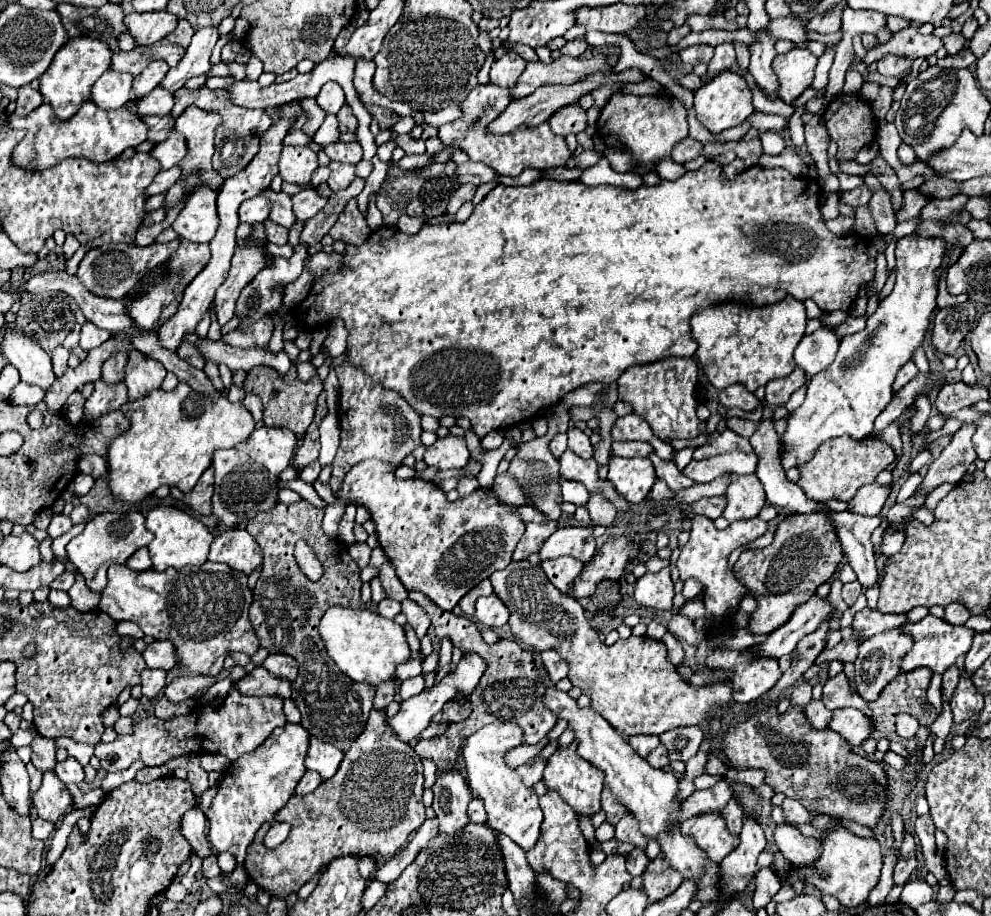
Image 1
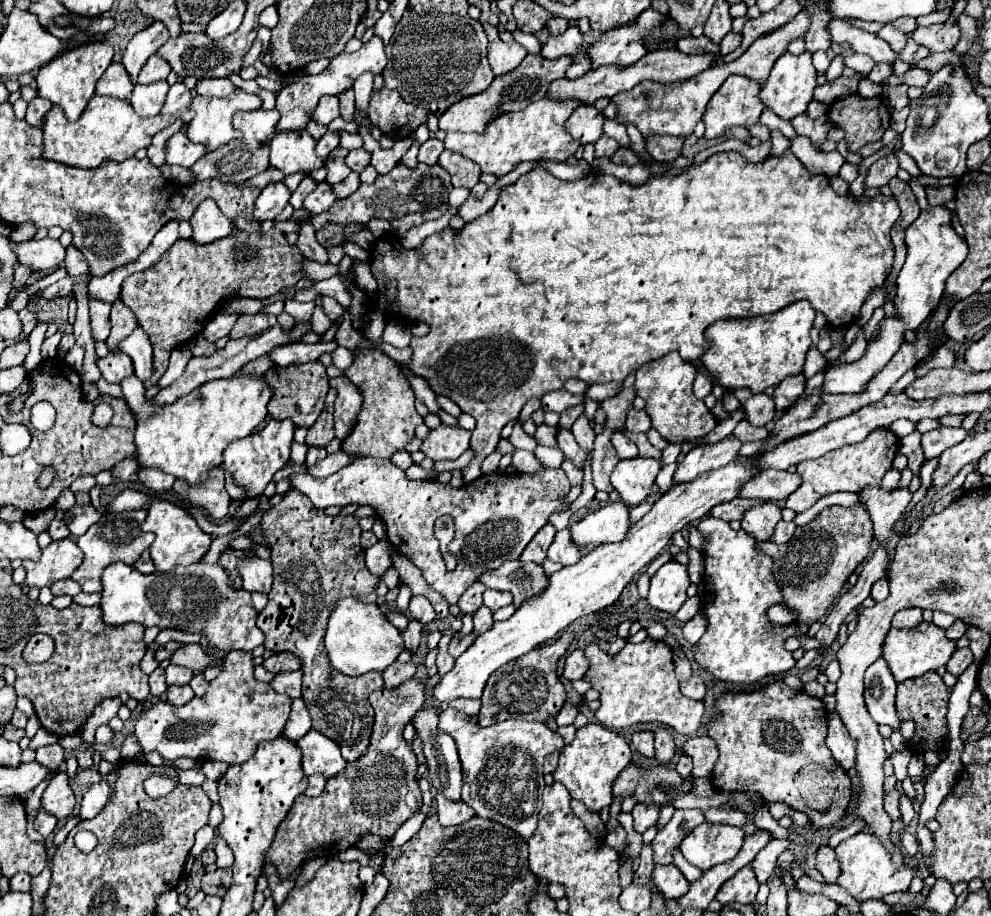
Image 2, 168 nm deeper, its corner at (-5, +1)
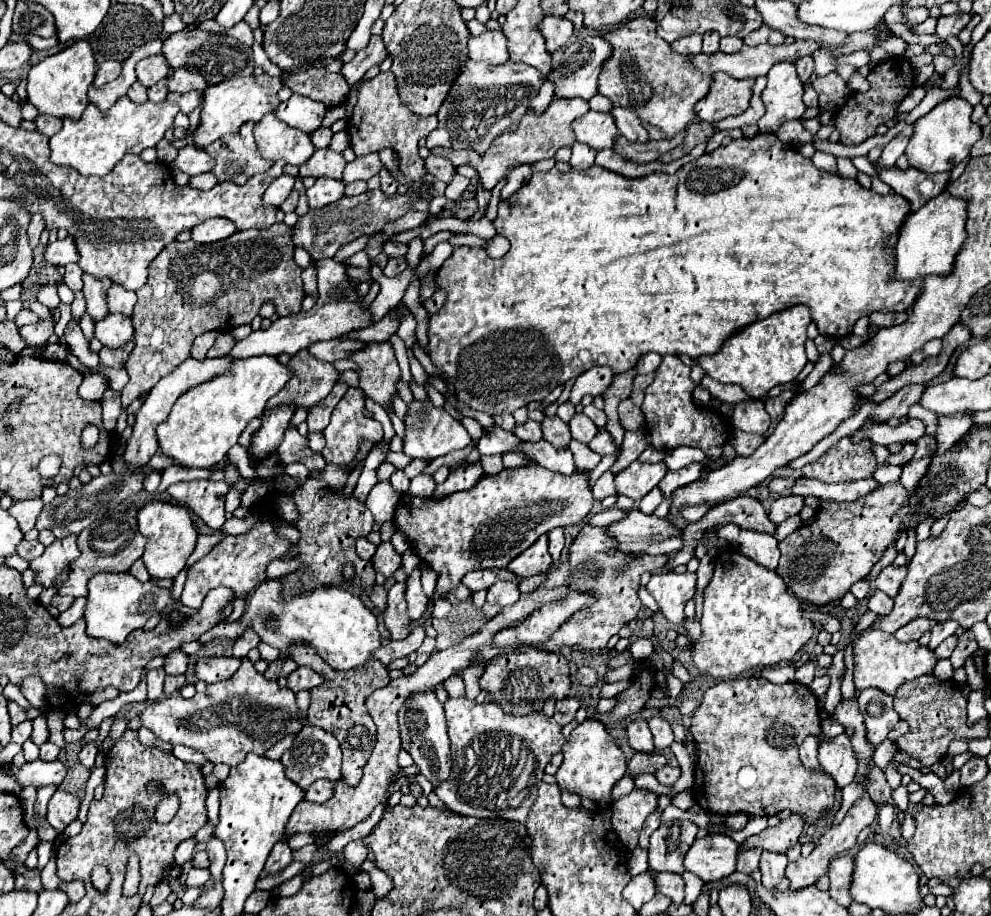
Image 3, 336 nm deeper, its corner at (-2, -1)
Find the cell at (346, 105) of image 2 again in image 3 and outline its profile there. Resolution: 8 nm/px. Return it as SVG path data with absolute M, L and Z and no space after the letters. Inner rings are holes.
M310 68L304 72L294 72L284 82L294 94L308 96L312 100L324 102L328 108L340 106L350 94L350 86L342 74L326 72L324 68Z

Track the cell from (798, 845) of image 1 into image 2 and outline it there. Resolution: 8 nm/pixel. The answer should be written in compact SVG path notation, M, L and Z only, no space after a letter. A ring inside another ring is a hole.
M821 846L817 850L815 868L823 874L823 884L835 884L839 878L839 860L835 858L835 850L829 846Z

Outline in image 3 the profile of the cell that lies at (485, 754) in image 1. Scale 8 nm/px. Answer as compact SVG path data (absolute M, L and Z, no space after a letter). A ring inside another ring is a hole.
M464 696L448 700L444 710L454 764L446 784L434 788L440 794L440 800L462 816L504 818L526 824L542 784L544 766L556 752L562 752L566 742L560 726L552 718L546 720L542 712L512 716L502 712L494 702L476 704Z

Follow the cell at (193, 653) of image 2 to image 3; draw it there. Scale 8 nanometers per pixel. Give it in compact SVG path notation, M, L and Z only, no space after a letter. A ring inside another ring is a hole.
M230 656L230 658L198 658L194 664L196 670L196 678L204 680L208 684L212 682L220 682L226 680L228 676L232 676L232 672L236 672L236 666L240 666L240 660Z

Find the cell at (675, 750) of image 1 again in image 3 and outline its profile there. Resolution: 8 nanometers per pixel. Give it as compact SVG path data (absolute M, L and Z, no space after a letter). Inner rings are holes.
M664 766L664 768L660 768L660 772L656 772L654 776L662 782L662 784L666 784L666 786L674 786L674 782L680 778L680 768L676 766L676 768L672 768L672 766Z

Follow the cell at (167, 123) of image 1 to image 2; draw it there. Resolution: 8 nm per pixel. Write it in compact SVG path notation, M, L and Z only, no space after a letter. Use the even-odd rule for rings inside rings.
M177 82L169 88L169 94L167 94L167 100L165 100L165 106L163 106L163 114L173 114L177 118L183 118L185 122L189 120L191 116L191 110L189 110L189 104L191 104L191 90Z

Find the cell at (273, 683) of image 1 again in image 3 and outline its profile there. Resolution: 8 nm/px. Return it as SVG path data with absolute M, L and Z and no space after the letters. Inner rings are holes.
M304 666L296 668L286 680L288 680L288 688L290 688L294 694L298 694L300 690L310 690L310 688L322 684L320 674L312 672L310 668L304 668Z

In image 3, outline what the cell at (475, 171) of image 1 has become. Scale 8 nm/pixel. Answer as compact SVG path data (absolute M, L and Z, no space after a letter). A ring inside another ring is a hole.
M454 172L452 180L448 182L448 188L446 188L446 198L450 198L450 200L460 198L460 194L468 188L468 184L470 184L470 180L468 180L468 178L464 178L462 174Z

